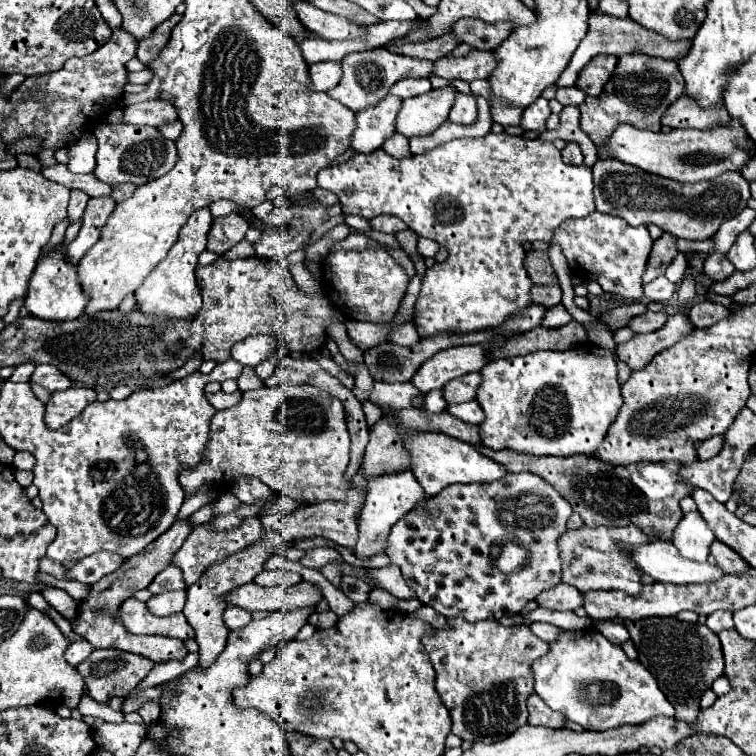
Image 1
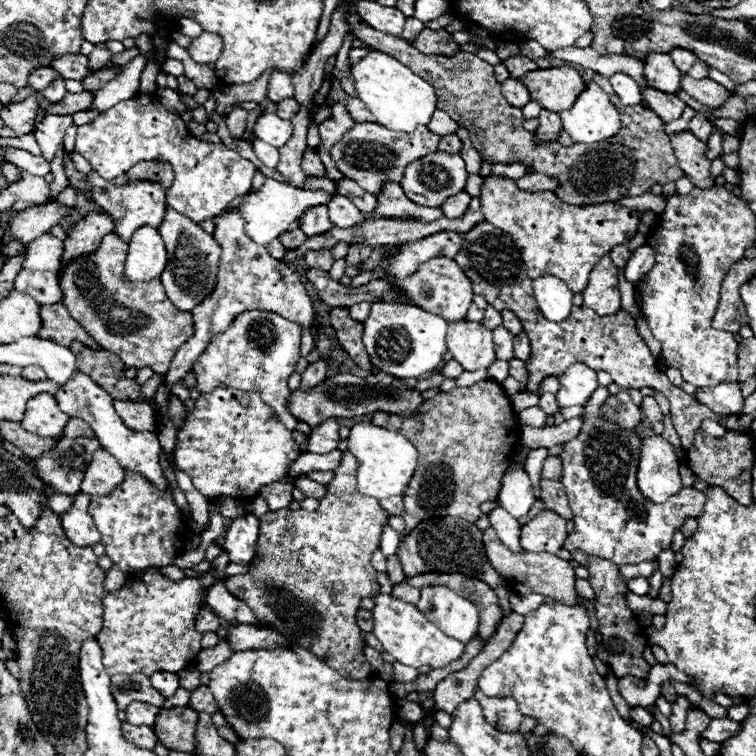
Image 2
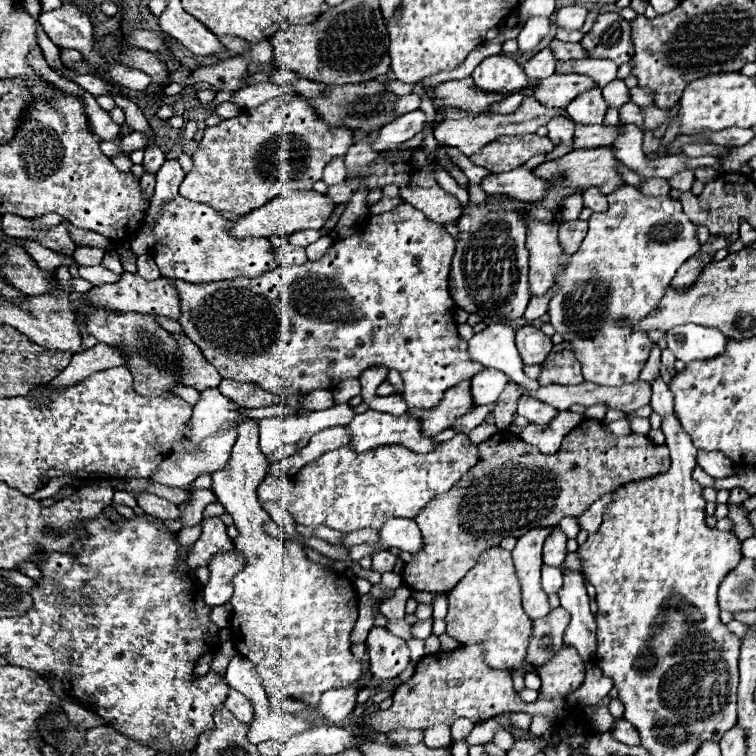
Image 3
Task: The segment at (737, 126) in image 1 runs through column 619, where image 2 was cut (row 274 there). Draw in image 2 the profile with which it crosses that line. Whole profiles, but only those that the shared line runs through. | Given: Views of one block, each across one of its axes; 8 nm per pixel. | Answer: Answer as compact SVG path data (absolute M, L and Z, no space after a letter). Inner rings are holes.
M142 226L130 238L130 250L126 258L126 276L132 280L152 280L166 268L168 254L156 228Z

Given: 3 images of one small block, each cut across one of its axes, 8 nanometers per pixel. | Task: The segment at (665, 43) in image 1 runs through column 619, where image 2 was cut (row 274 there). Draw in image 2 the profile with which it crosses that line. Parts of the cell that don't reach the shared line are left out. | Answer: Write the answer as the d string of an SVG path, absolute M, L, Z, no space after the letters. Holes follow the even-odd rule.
M22 270L14 280L14 288L18 292L30 294L40 306L52 306L62 302L62 290L60 290L56 274L48 274L48 272L40 274L40 272Z

